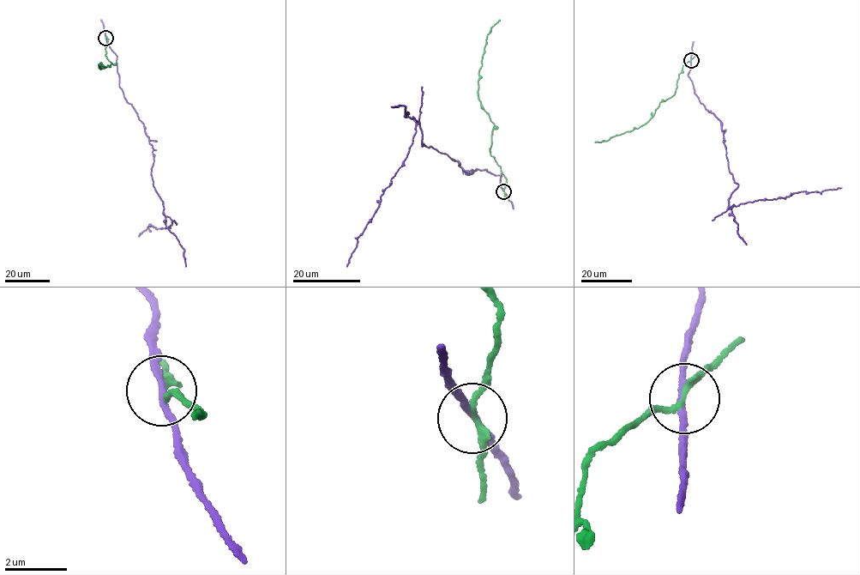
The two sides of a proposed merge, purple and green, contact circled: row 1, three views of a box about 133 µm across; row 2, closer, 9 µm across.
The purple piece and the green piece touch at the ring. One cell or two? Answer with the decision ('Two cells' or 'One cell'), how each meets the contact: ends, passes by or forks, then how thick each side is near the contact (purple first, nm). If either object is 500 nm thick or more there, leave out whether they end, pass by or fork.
Two cells. At the ring purple passes by. At the ring green passes by. Thickness 180 nm (purple) against 190 nm

